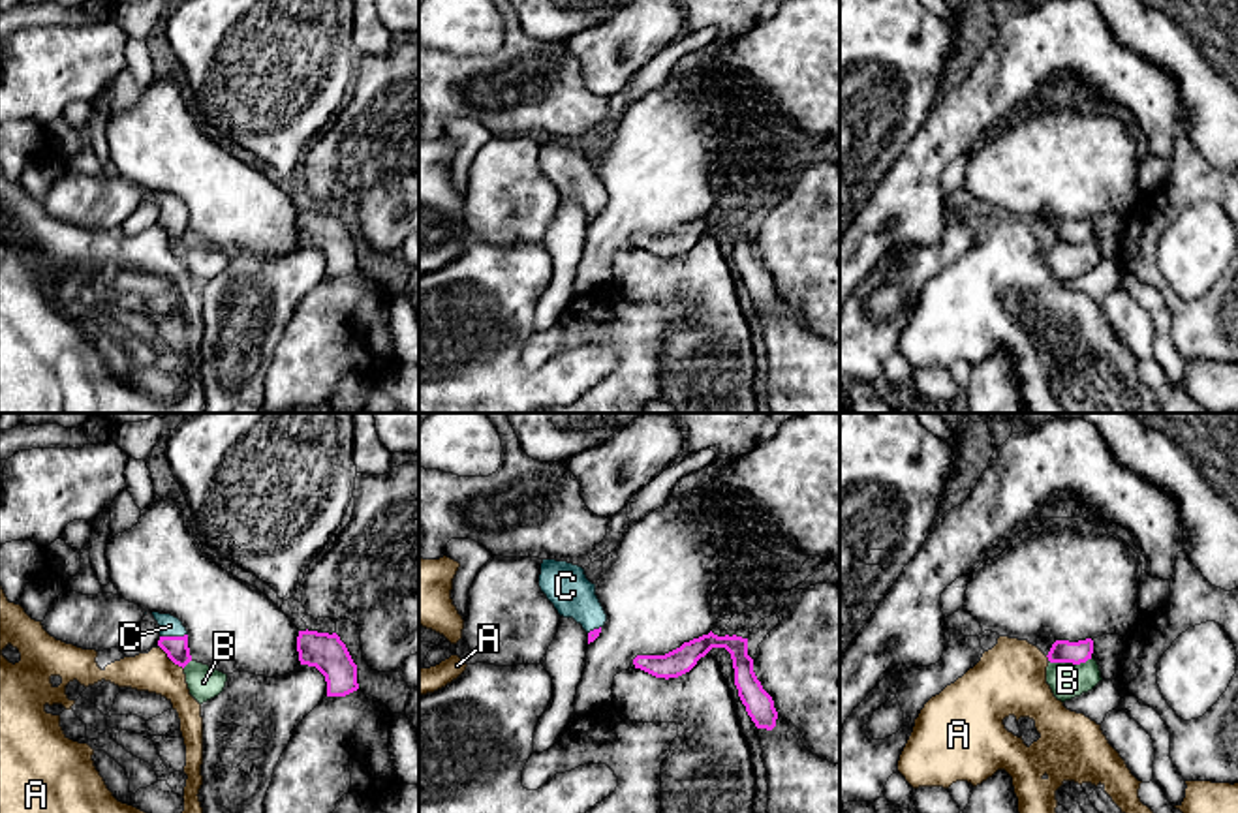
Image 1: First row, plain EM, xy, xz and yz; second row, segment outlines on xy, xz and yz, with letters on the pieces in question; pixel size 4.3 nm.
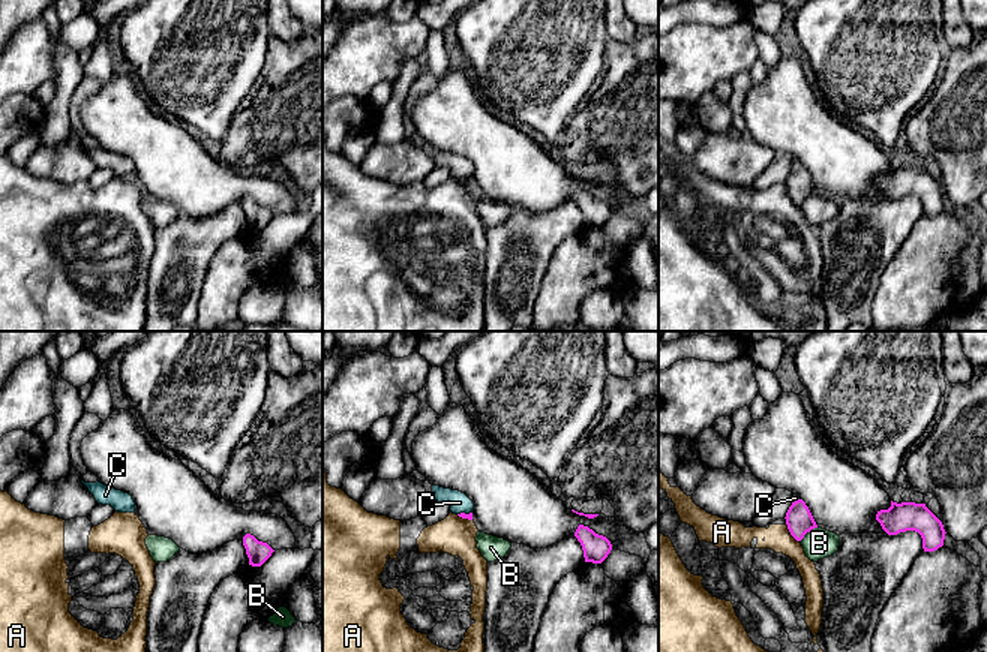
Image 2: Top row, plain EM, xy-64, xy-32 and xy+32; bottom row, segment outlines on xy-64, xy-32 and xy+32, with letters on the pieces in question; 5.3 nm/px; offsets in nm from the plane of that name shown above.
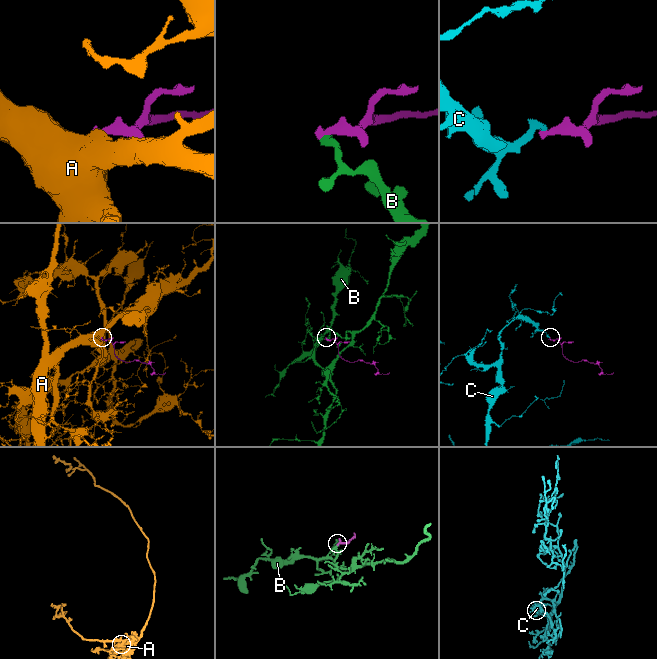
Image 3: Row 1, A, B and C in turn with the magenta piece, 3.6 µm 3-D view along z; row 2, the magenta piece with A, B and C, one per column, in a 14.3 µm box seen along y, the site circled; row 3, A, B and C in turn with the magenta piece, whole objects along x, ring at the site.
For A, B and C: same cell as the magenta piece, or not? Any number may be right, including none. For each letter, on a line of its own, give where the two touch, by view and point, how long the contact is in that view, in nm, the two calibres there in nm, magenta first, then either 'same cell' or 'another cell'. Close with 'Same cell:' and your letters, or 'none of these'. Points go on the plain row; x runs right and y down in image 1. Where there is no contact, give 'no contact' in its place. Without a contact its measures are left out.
A: meets magenta in xy at (171, 239); contact 140 nm long; 100 nm thick on the magenta side, 170 nm on the other; another cell
B: meets magenta in yz at (1069, 241); contact 190 nm long; 100 nm thick on the magenta side, 150 nm on the other; another cell
C: meets magenta in xy at (173, 216); contact 120 nm long; 100 nm thick on the magenta side, 90 nm on the other; same cell
Same cell: C

